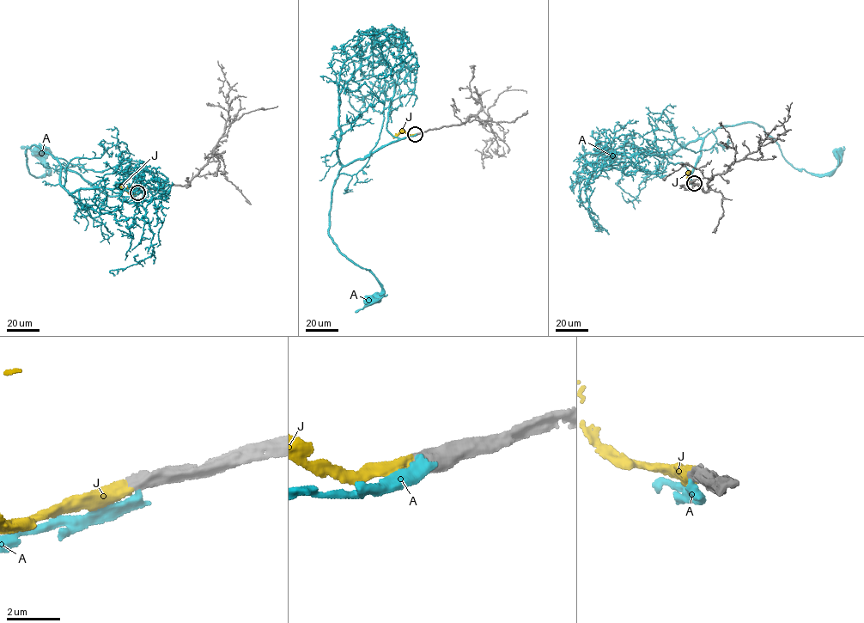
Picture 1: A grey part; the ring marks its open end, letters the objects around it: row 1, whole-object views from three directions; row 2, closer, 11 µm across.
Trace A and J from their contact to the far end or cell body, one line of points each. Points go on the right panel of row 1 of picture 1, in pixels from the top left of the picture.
A: (694, 184), (690, 179), (705, 137), (724, 126), (758, 124), (788, 162), (808, 172), (831, 173), (838, 154)
J: (693, 183), (688, 181), (687, 176), (690, 170)

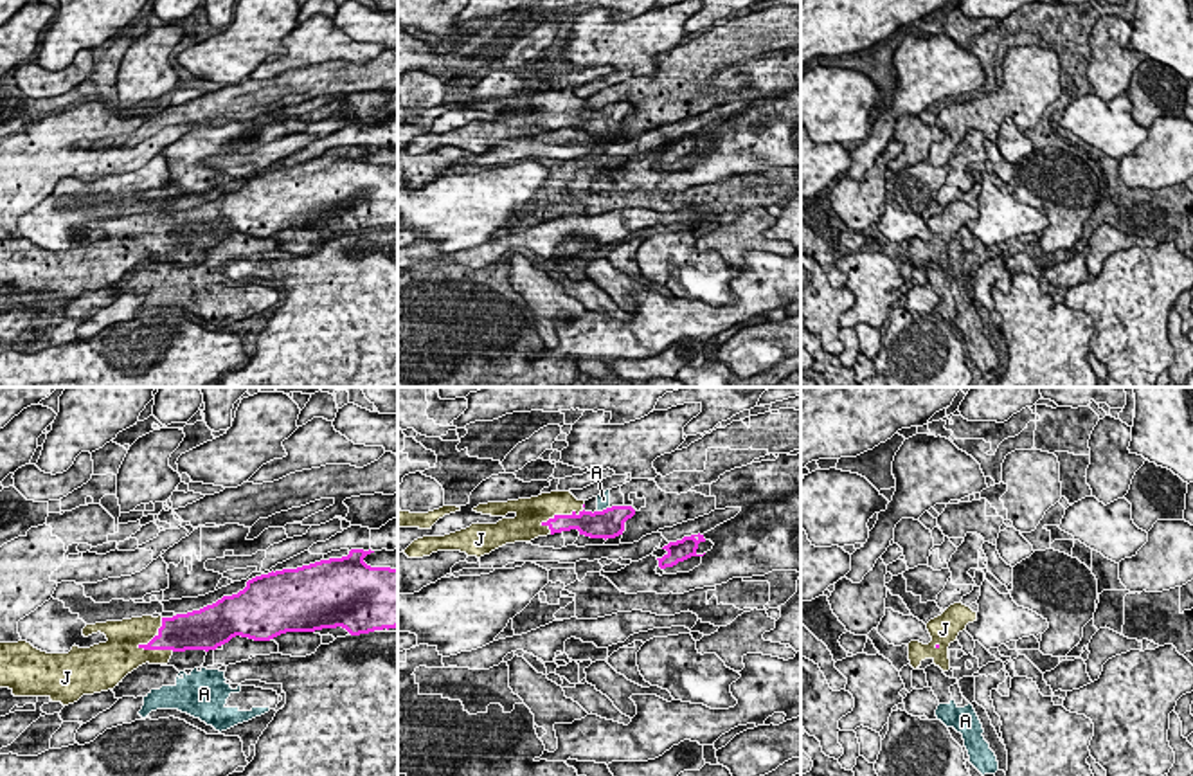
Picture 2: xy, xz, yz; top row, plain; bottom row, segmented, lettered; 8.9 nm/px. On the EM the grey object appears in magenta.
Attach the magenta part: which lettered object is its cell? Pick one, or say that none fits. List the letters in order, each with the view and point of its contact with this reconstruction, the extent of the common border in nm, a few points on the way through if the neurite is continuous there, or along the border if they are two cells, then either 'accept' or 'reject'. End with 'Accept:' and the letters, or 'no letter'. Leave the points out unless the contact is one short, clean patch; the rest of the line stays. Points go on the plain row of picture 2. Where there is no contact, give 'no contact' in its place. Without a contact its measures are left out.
A: meets magenta in xz at (603, 107); contact 120 nm long; border along xz (609, 103), (598, 108); reject
J: meets magenta in xy at (155, 233); contact 360 nm long; accept
Accept: J

